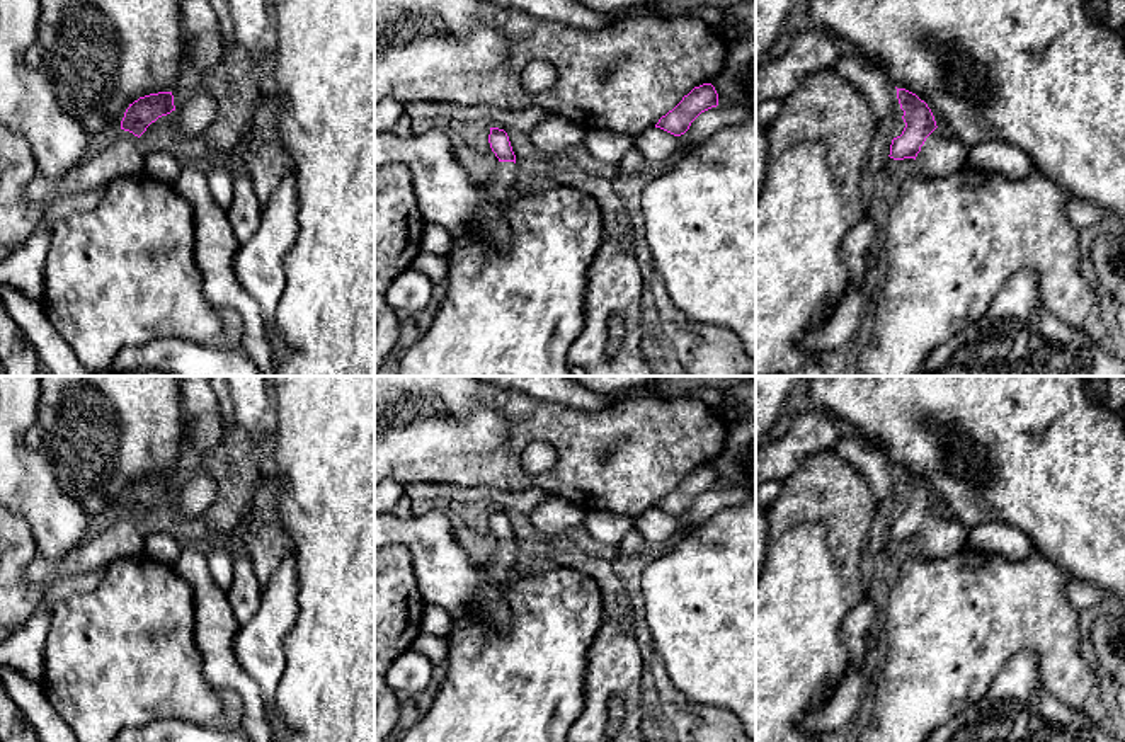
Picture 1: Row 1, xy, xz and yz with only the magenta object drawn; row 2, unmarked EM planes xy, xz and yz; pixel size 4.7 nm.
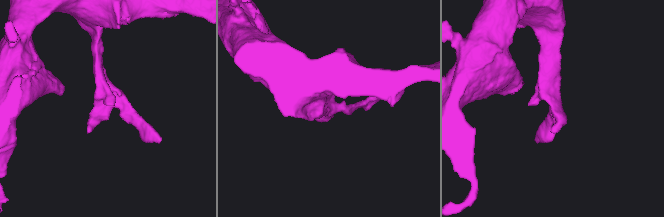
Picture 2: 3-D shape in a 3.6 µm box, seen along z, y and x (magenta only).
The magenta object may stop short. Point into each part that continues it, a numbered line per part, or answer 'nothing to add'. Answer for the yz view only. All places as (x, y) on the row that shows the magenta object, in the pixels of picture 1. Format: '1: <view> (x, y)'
1: yz (942, 155)

